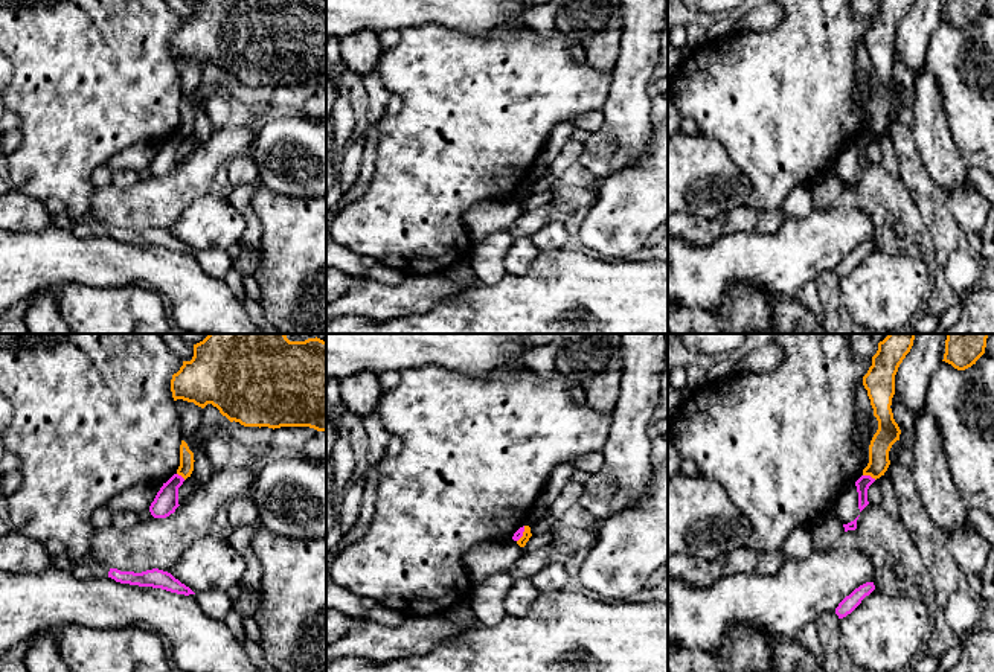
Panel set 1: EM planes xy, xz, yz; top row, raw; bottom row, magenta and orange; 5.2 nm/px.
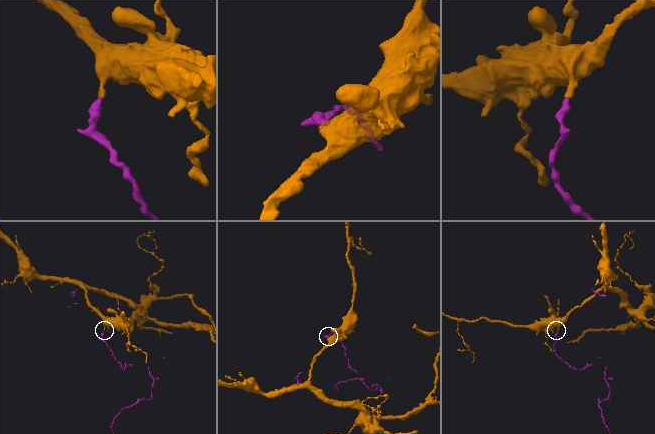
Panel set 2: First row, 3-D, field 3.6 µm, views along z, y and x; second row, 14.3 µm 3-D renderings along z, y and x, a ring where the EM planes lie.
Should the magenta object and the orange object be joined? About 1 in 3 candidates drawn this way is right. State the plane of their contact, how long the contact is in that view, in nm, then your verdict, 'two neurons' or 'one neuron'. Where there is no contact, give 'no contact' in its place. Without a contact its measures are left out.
contact in yz; length 80 nm; two neurons

